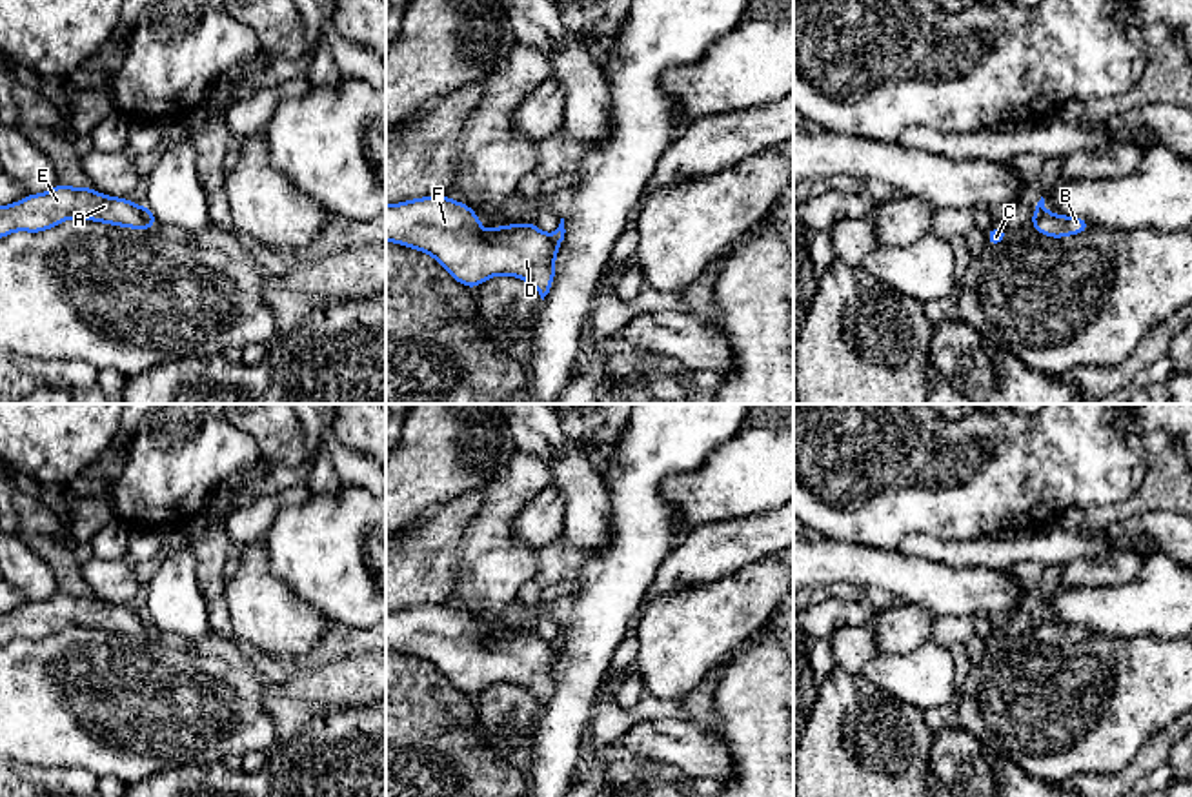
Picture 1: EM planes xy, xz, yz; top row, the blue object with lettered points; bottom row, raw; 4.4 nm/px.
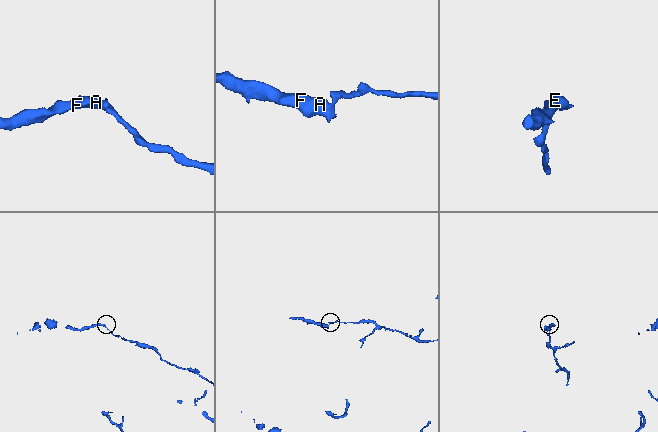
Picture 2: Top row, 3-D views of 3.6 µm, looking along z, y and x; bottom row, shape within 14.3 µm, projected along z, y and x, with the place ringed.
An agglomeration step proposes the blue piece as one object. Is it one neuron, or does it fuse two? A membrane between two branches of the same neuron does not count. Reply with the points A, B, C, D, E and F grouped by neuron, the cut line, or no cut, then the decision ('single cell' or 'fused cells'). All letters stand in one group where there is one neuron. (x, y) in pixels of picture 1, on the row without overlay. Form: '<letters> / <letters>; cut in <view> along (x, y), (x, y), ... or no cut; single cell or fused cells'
A B D E F / C; cut in xy along (139, 617), (155, 632); fused cells

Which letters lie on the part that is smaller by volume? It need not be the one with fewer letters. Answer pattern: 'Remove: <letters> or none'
Remove: A, B, D, E, F

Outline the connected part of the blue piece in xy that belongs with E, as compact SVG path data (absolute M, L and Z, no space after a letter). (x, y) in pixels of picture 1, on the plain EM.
M58 591L38 602L25 602L0 613L0 646L13 639L42 641L69 626L147 639L151 631L131 606L106 604L93 595Z

